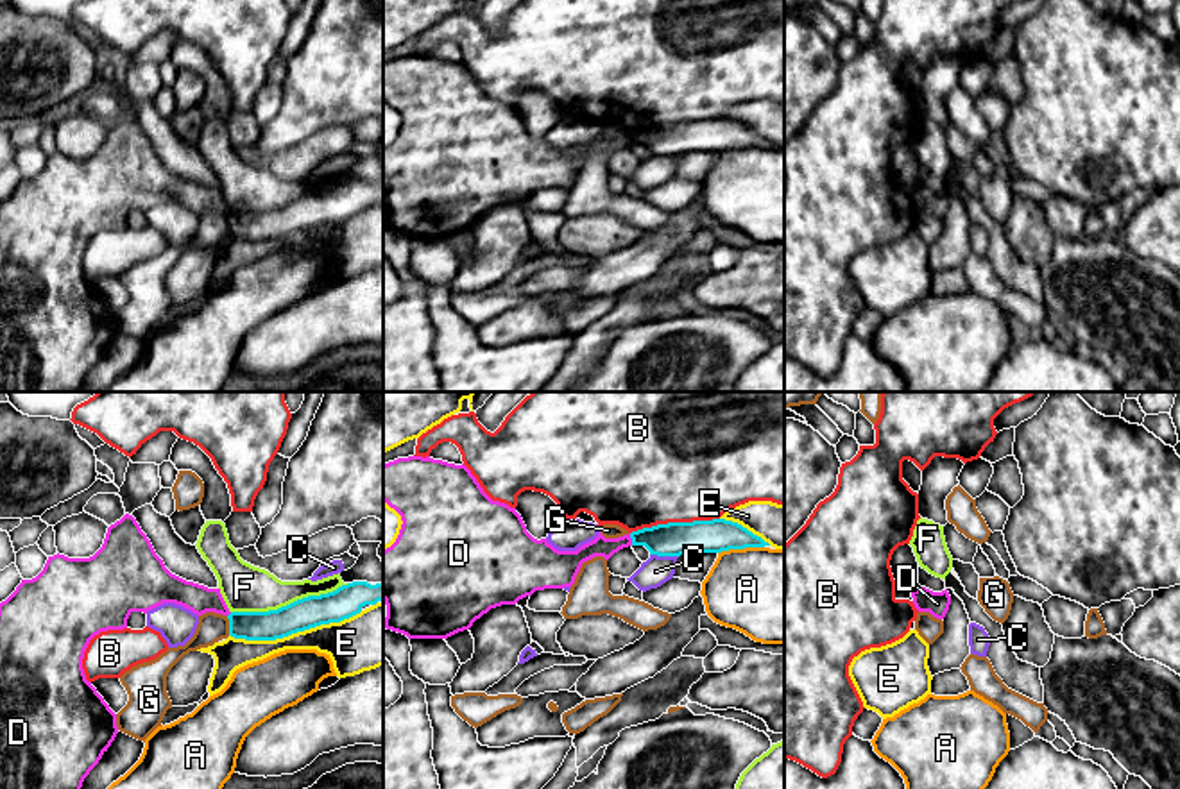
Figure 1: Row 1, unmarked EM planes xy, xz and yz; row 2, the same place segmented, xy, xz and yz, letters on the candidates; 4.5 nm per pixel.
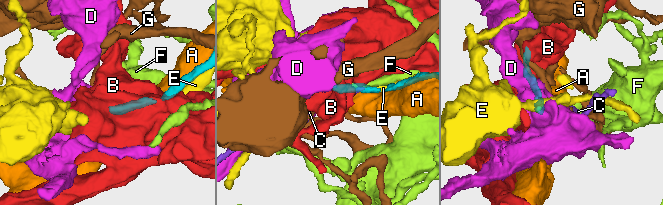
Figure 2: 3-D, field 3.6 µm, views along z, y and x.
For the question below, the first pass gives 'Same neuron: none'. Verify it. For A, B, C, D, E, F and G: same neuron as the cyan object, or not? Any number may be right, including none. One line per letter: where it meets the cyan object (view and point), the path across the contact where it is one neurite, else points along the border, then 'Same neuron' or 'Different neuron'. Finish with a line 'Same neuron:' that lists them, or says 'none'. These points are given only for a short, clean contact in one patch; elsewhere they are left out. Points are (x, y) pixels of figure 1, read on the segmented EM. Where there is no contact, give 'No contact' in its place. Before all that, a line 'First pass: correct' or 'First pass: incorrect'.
First pass: correct
A: Touches cyan at xz (740, 548). Different neuron
B: Touches cyan at xz (674, 523). Different neuron
C: Touches cyan at xz (665, 555). Boundary: xz (650, 553), (677, 557). Different neuron
D: Touches cyan at xz (631, 537). Boundary: xz (629, 534), (632, 544). Different neuron
E: Touches cyan at xy (296, 632). Different neuron
F: Touches cyan at xy (290, 603). Different neuron
G: Touches cyan at xy (230, 625). Different neuron
Same neuron: none

